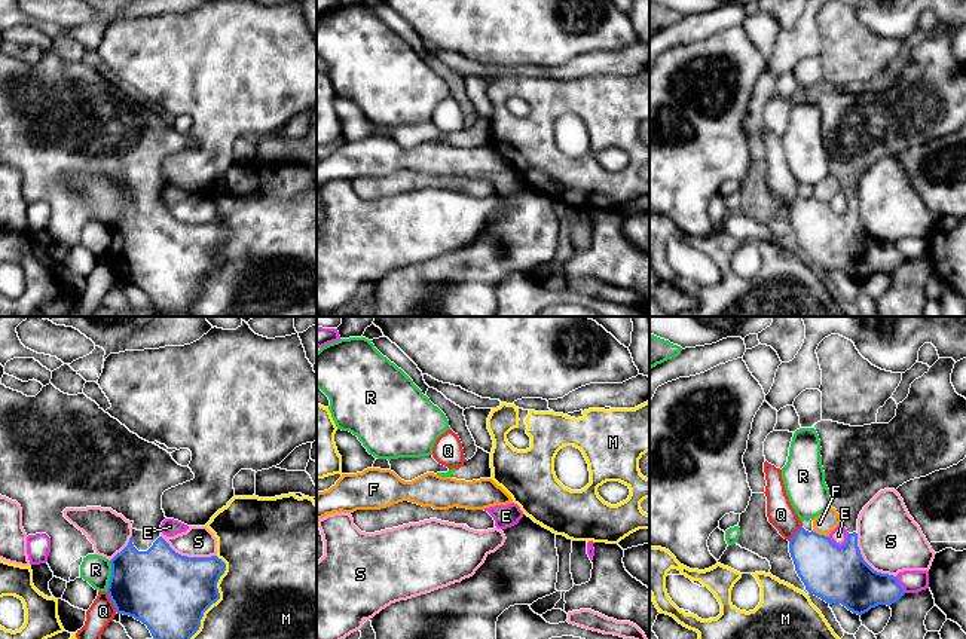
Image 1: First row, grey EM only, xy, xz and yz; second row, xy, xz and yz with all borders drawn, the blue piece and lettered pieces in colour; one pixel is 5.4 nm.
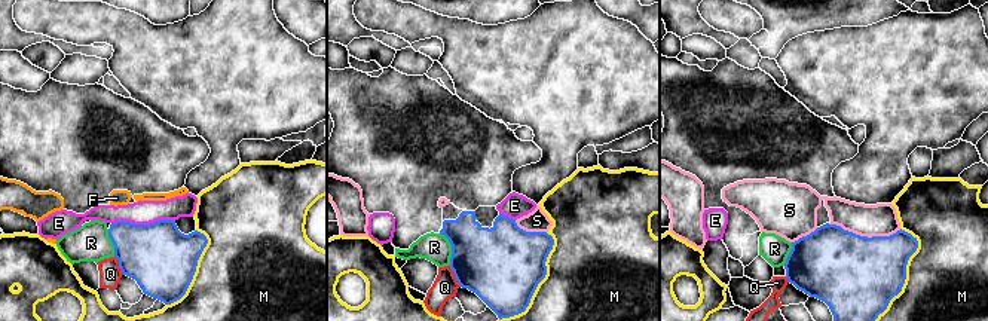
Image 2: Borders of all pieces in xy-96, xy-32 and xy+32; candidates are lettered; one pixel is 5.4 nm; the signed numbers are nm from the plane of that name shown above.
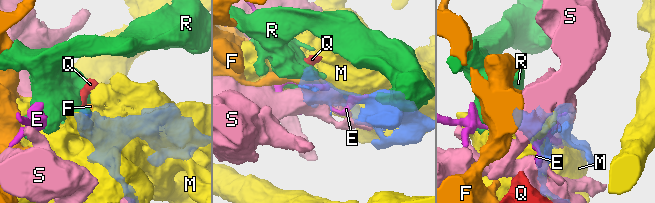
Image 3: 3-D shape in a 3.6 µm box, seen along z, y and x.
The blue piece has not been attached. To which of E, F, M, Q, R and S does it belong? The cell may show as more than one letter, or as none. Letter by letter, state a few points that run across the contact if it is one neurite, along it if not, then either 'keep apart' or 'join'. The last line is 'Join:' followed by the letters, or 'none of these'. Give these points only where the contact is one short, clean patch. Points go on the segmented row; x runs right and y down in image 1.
E: keep apart
F: line yz (812, 531), (827, 537); keep apart
M: keep apart
Q: keep apart
R: line xy (110, 560), (110, 580), (106, 590); keep apart
S: keep apart
Join: none of these

